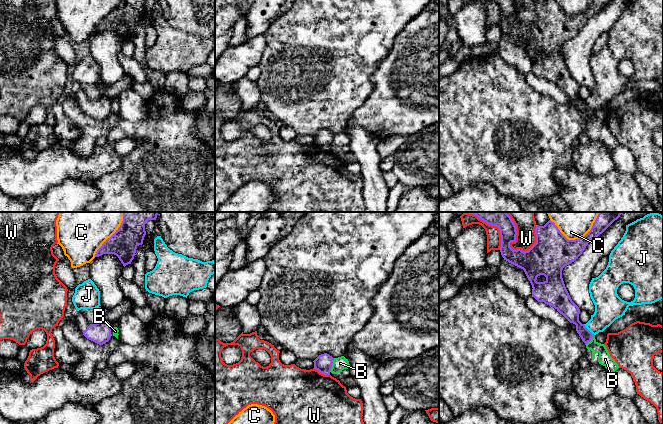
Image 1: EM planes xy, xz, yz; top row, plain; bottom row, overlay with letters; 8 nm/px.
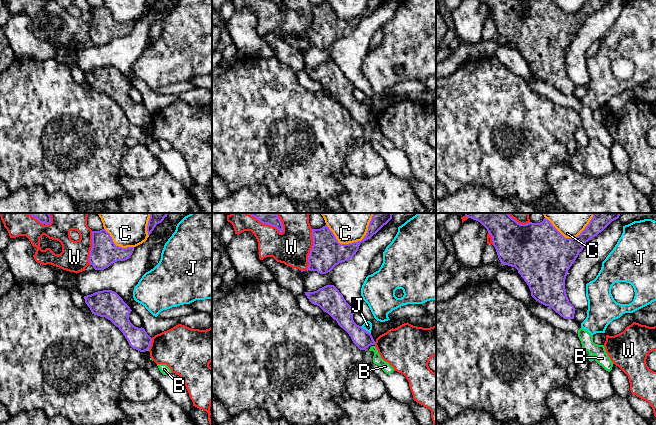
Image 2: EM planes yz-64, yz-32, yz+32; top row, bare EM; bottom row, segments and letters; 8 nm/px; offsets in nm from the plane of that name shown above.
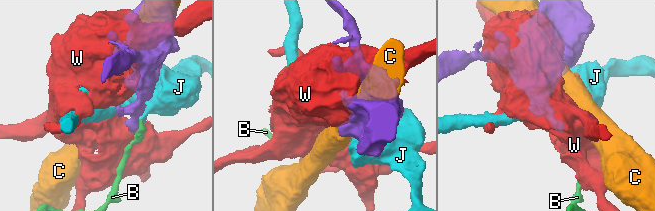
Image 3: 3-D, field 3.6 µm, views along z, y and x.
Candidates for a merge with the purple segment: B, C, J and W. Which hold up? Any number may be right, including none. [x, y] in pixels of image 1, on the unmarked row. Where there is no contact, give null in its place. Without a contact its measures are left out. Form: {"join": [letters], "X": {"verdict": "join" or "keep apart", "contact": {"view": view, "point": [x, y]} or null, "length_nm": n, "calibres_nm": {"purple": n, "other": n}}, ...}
{"join": [], "B": {"verdict": "keep apart", "contact": {"view": "xz", "point": [331, 141]}, "length_nm": 120, "calibres_nm": {"purple": 140, "other": 110}}, "C": {"verdict": "keep apart", "contact": {"view": "yz", "point": [575, 15]}, "length_nm": 320, "calibres_nm": {"purple": 300, "other": 130}}, "J": {"verdict": "keep apart", "contact": {"view": "yz", "point": [588, 106]}, "length_nm": 130, "calibres_nm": {"purple": 140, "other": 220}}, "W": {"verdict": "keep apart", "contact": {"view": "yz", "point": [531, 23]}, "length_nm": 280, "calibres_nm": {"purple": 300, "other": 160}}}

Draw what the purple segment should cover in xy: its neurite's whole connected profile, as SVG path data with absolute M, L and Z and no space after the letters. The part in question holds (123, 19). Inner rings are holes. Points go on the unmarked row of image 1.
M121 0L116 8L97 26L95 33L114 30L125 43L131 40L137 23L143 20L145 11L145 0Z

